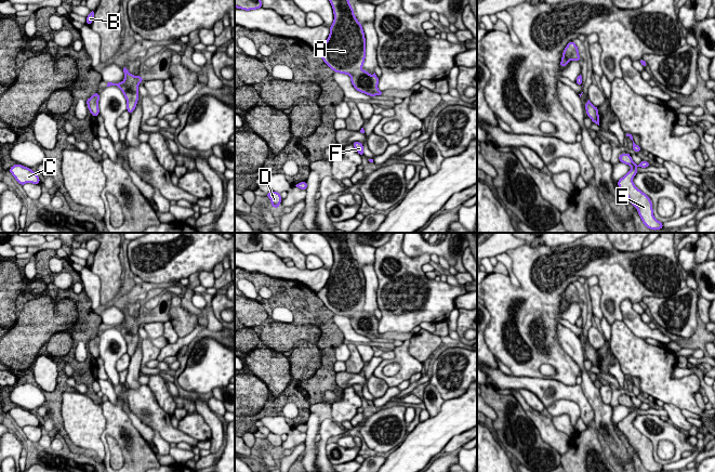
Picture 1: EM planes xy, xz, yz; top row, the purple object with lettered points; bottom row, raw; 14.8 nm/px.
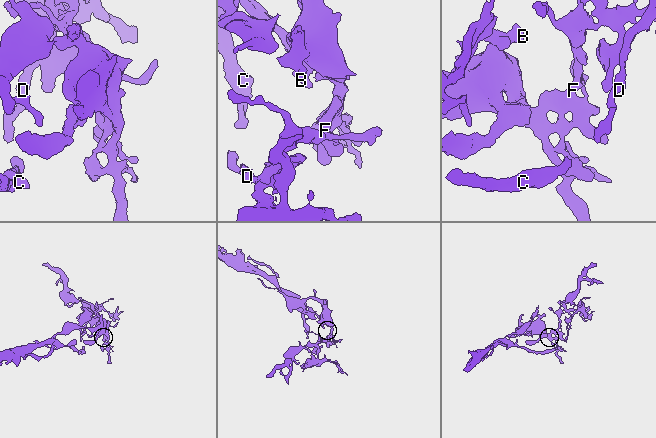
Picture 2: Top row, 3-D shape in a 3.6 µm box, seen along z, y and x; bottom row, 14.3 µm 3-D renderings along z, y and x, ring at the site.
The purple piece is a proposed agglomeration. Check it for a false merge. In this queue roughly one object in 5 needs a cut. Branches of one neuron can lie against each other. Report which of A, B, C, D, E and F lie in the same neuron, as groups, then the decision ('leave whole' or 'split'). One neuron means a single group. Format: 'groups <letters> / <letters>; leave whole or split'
groups A B C D E F; leave whole

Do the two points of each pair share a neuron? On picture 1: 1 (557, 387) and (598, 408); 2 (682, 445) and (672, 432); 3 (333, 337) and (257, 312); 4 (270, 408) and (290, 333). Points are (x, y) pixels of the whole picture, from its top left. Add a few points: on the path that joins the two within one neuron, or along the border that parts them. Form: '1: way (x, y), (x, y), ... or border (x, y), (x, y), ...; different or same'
1: border (579, 384), (592, 408), (593, 424); different
2: way (680, 442), (675, 435); same
3: way (318, 323), (309, 323), (302, 330), (277, 330); same
4: way (270, 390), (270, 379), (282, 367), (283, 352); same

